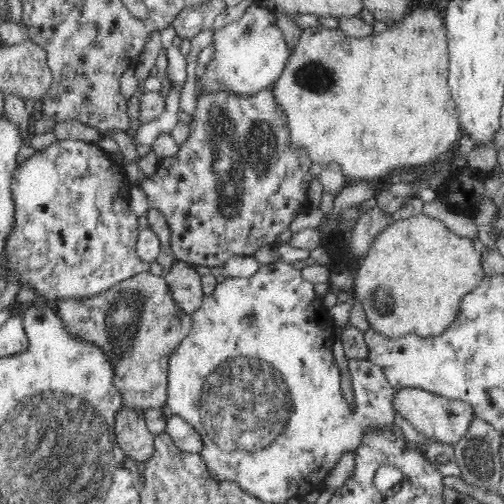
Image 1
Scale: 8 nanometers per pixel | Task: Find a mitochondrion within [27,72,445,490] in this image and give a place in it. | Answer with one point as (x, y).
(247, 405)

